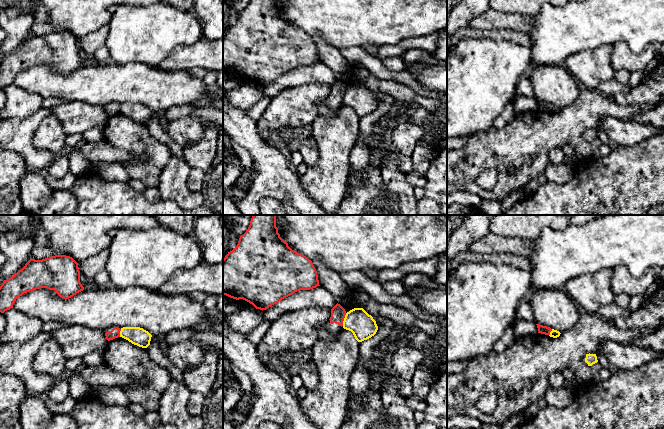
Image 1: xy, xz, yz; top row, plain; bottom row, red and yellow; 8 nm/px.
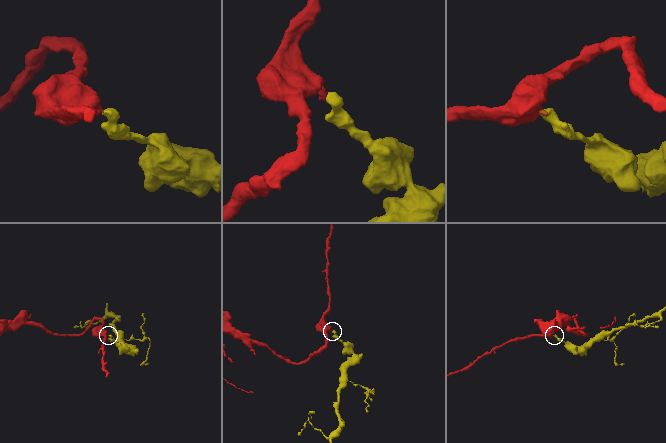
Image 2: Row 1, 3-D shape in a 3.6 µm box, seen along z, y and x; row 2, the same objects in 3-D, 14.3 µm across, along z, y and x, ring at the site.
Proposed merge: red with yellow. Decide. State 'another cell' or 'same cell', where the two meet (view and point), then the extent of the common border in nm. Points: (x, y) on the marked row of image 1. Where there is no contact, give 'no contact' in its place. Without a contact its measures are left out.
another cell; meets red in xz at (343, 319); contact 110 nm long

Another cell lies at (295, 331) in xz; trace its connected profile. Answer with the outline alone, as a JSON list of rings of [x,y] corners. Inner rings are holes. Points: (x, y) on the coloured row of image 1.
[[[313,306],[285,313],[274,320],[257,345],[260,362],[267,366],[274,355],[311,349],[317,342],[316,329],[331,317],[331,309]]]

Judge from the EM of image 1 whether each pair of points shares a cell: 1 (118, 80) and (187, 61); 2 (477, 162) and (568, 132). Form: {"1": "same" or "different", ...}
{"1": "different", "2": "same"}

